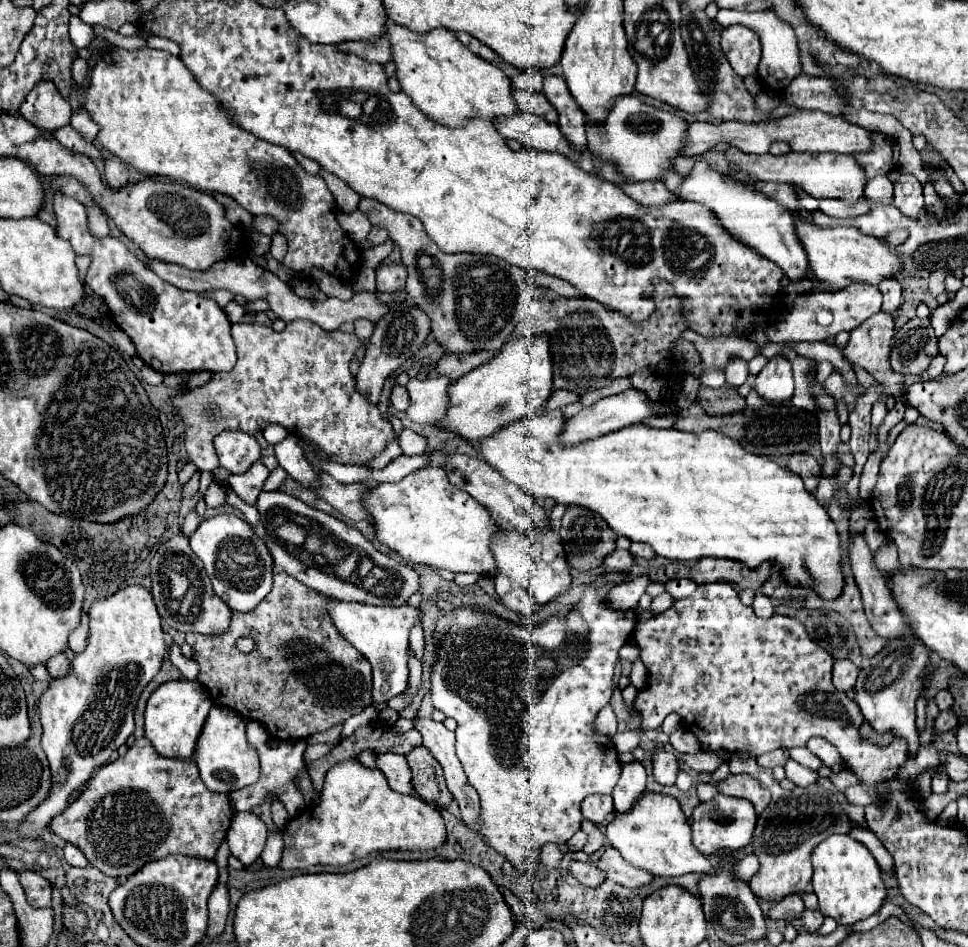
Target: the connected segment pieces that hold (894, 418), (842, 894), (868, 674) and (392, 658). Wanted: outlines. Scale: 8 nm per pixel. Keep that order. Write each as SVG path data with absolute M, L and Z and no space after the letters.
M897 401L895 407L887 413L887 417L885 417L885 421L883 421L881 429L879 429L879 439L881 439L881 441L885 441L887 431L889 431L891 427L895 427L895 425L903 419L903 413L905 413L905 403L903 403L903 401Z
M829 835L811 853L813 865L813 891L819 897L819 911L825 917L833 917L839 925L853 925L861 919L873 915L883 899L885 885L881 879L881 869L865 845L851 839L849 835Z
M907 627L901 639L887 641L885 649L877 653L877 657L873 657L869 665L859 671L859 679L855 685L857 689L855 701L859 703L863 717L879 733L891 729L895 735L905 737L909 741L913 759L919 749L919 739L915 729L915 699L919 697L921 691L921 677L925 665L929 663L929 653L931 651L925 649L925 645L921 645L921 641L917 641L917 637L913 637L913 631Z
M327 597L327 615L341 633L343 639L347 639L353 647L359 649L361 655L371 663L373 669L373 701L369 707L361 711L361 715L351 717L343 725L343 737L351 735L359 727L365 727L377 719L377 705L385 703L407 687L407 647L409 647L409 629L419 619L419 611L415 607L377 607L369 603L357 603L357 601L339 601L333 597Z

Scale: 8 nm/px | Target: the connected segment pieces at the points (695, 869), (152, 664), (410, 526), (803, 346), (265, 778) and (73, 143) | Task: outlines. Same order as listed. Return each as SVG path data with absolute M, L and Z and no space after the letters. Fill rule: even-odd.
M643 793L629 811L615 813L607 825L609 843L623 855L623 859L639 869L659 877L677 877L683 873L705 873L711 869L711 861L693 849L689 821L685 819L679 801L671 795Z
M129 585L119 589L117 593L95 599L87 611L89 615L89 637L87 645L81 653L75 653L71 661L71 669L65 677L53 677L47 691L37 701L39 717L41 717L41 749L47 755L51 769L51 791L43 803L39 803L23 821L17 831L17 839L21 841L39 841L43 831L49 827L51 819L63 813L69 805L69 795L83 787L89 777L107 761L111 761L121 745L125 745L127 737L133 733L133 709L143 691L143 687L159 673L163 655L165 655L165 637L161 629L161 617L157 613L155 603L151 601L151 593L141 585Z
M425 467L397 483L371 487L365 491L361 503L375 527L377 541L407 563L453 573L479 573L483 577L497 573L489 539L499 527L483 505L449 483L445 469Z
M823 341L811 343L787 342L787 345L790 346L790 348L799 356L806 357L808 359L815 359L817 363L821 363L821 361L831 361L831 363L833 363L833 367L845 375L845 381L847 381L849 385L857 383L853 369L851 369L849 365L845 365L845 361L841 361L841 353L837 351L837 347L831 347L831 345L827 345L827 343Z
M249 721L247 723L247 731L249 731L249 743L253 747L257 747L259 751L259 759L261 759L261 777L257 783L245 787L245 789L239 789L239 791L233 791L231 793L231 799L233 799L233 809L235 811L251 811L255 805L259 805L263 799L271 799L271 797L279 797L289 815L295 817L303 807L305 807L305 801L303 801L303 795L301 791L297 789L295 785L295 775L303 769L303 751L307 747L307 741L305 739L297 739L297 741L279 741L279 745L275 749L267 747L268 733L266 728L257 723L257 721Z
M65 125L65 127L61 127L61 129L55 129L55 131L51 131L51 135L53 135L57 141L61 141L61 145L65 145L67 149L73 149L75 153L79 151L79 153L85 153L85 155L89 155L89 157L99 157L99 159L103 159L103 157L101 157L101 151L99 151L93 143L85 143L85 139L81 139L79 133L73 131L71 125Z

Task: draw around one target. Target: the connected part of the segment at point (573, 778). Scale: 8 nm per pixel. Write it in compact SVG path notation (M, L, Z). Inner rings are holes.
M607 571L607 573L599 573L593 577L591 583L585 585L583 597L581 601L573 607L573 611L569 611L567 615L553 615L549 619L545 619L543 623L539 623L537 627L529 629L517 623L511 623L495 613L489 613L477 605L461 605L461 607L453 607L447 613L437 617L437 631L433 635L433 641L437 645L435 651L435 663L431 667L431 701L433 707L443 711L447 717L453 717L457 721L457 729L455 729L455 747L457 747L457 757L463 765L463 771L469 779L469 783L477 789L479 797L481 797L481 819L483 819L483 827L481 827L481 835L487 839L487 843L497 849L497 853L503 853L517 869L521 869L523 873L535 873L541 869L539 865L539 847L543 843L559 843L559 841L567 841L571 839L583 821L583 813L581 813L581 801L591 795L591 793L611 793L613 785L617 783L619 777L619 757L615 753L615 747L611 740L598 741L598 736L591 731L593 719L595 715L609 703L611 695L613 695L613 673L615 673L615 665L619 661L619 649L625 645L625 641L629 641L633 637L633 631L639 623L637 613L633 609L629 611L619 611L613 609L611 605L605 603L607 593L629 581L631 573L629 571Z

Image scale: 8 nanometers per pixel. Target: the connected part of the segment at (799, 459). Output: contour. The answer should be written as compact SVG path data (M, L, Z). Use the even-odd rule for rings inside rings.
M807 453L791 455L787 467L803 479L807 491L813 491L817 487L819 479L821 479L821 467L813 455L807 455Z

